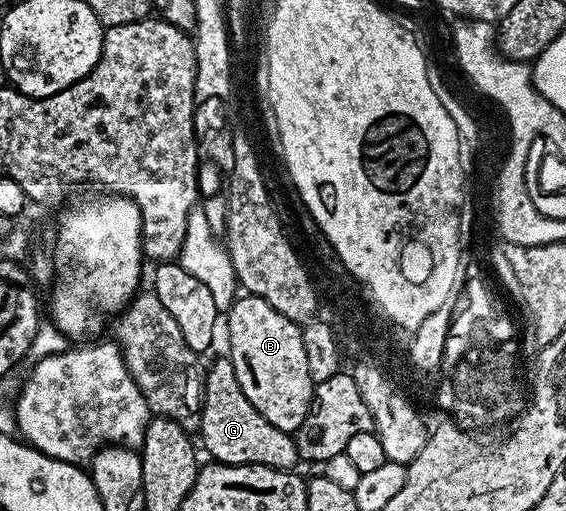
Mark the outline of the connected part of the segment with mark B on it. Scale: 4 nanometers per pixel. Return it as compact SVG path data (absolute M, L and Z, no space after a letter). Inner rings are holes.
M249 294L239 295L226 317L224 328L226 324L226 332L230 335L228 359L236 370L236 382L240 382L244 398L248 398L248 402L252 402L272 426L291 434L297 433L314 400L315 386L312 374L308 374L301 327L284 318L280 310L272 310L264 298Z

